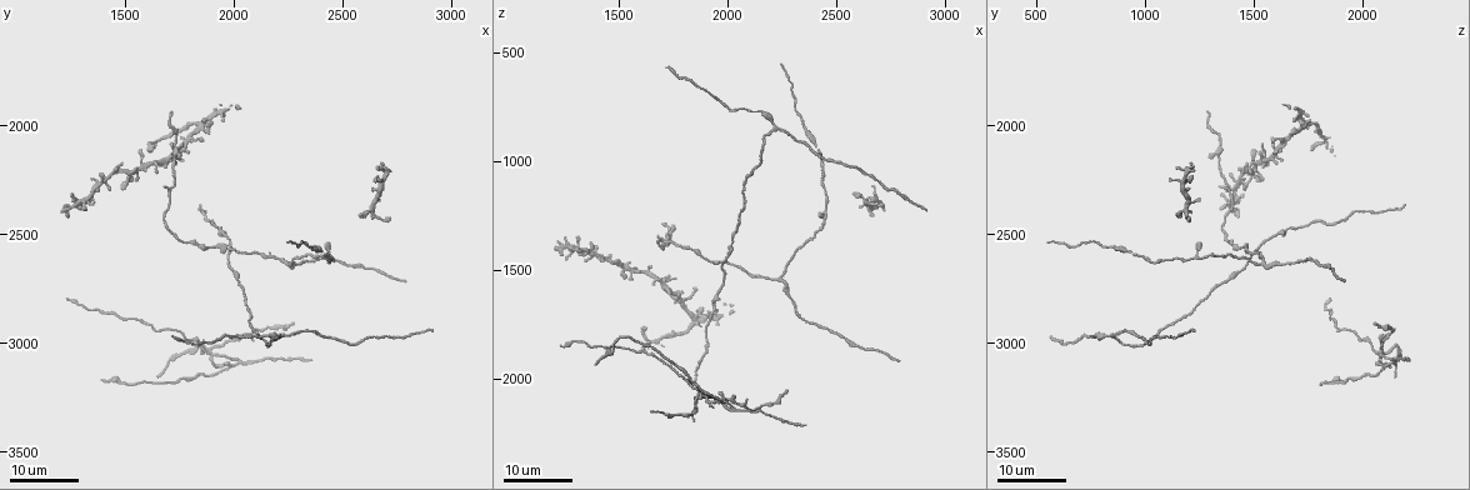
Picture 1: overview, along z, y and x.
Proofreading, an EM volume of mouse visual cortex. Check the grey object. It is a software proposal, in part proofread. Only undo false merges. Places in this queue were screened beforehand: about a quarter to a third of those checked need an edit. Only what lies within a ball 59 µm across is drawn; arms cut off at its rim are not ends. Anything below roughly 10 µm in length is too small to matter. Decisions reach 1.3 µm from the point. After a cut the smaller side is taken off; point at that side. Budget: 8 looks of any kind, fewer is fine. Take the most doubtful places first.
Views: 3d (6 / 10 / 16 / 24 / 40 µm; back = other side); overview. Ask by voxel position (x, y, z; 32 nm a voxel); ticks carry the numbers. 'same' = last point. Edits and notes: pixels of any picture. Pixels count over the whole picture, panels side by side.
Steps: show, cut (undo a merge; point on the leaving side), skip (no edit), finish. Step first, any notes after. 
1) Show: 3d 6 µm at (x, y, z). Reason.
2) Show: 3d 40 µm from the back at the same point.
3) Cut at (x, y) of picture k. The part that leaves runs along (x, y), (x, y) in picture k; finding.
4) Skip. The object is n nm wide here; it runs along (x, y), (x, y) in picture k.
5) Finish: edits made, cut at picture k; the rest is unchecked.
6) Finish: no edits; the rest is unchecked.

Show: 3d 16 µm at (1870, 3040, 2070). Four or more arms meet.

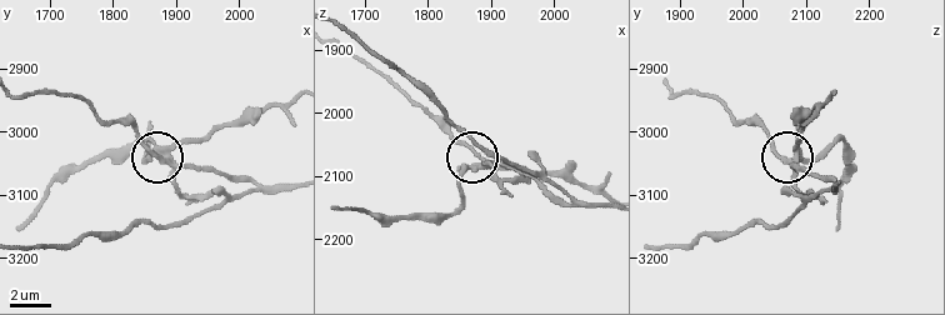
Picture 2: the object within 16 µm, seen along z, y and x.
Show: 3d 6 µm at (1880, 3040, 2070).

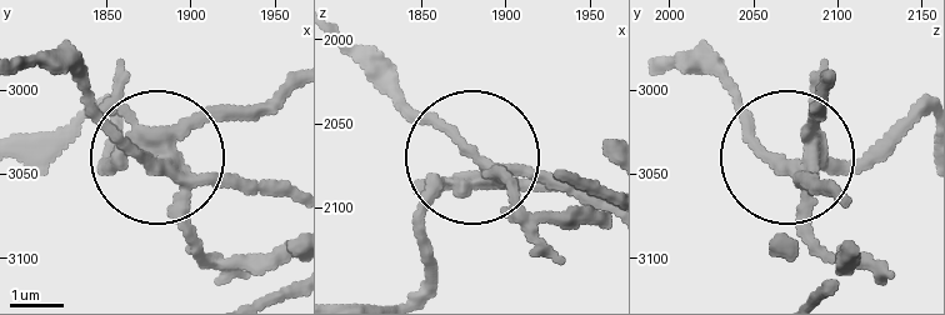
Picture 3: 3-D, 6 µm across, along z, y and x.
Cut at (509, 180) of picture 3. The object is 250 nm wide here; the part that leaves runs along (184, 166), (198, 130), (291, 94) in picture 3; a second neuron is stuck on.

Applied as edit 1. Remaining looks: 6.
Show: 3d 24 µm at (2220, 2970, 850). Branch point.

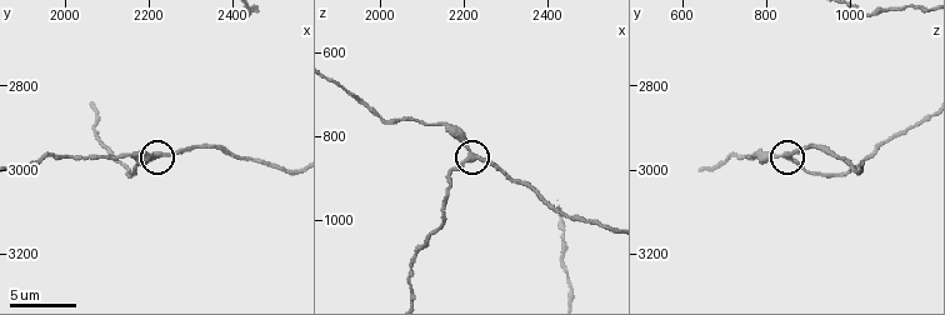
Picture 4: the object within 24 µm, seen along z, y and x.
Show: 3d 10 µm at (2210, 2965, 845).

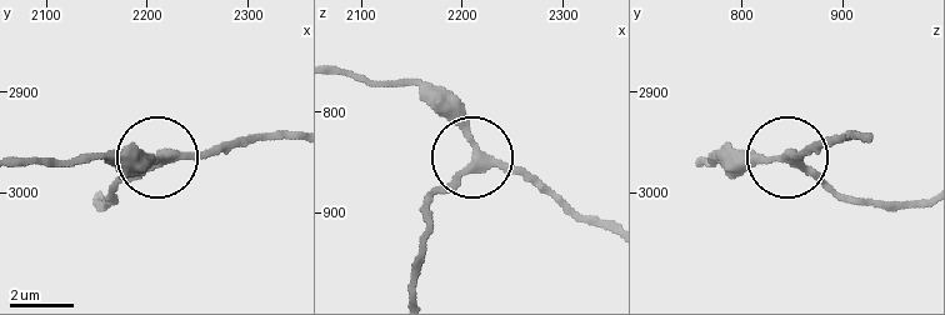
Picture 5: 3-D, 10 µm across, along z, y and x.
Skip. It runs along (921, 200), (849, 200), (784, 160), (723, 160) in picture 5; all the same neuron.

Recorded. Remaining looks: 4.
Show: 3d 24 µm at (2460, 2600, 1240).

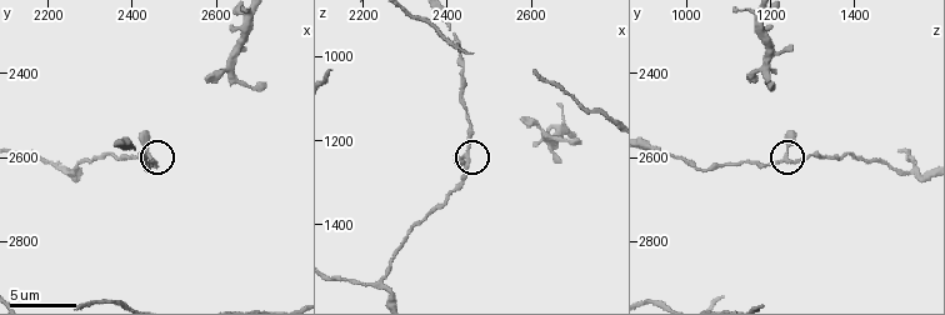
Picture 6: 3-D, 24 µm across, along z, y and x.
Show: 3d 6 µm at (2450, 2605, 1235).

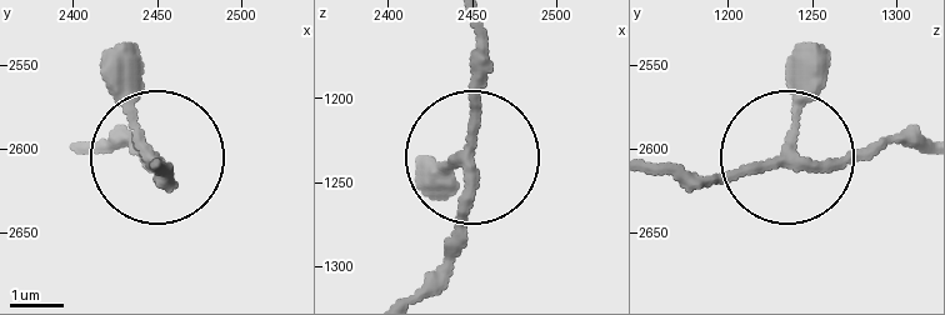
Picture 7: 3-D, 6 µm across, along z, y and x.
Skip. The object is 180 nm wide here; it runs along (920, 149), (879, 140), (825, 163), (790, 158), (799, 45) in picture 7; all the same neuron.

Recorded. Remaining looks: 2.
Show: 3d 24 µm at (1960, 2580, 1470). Two arms in line, one across.

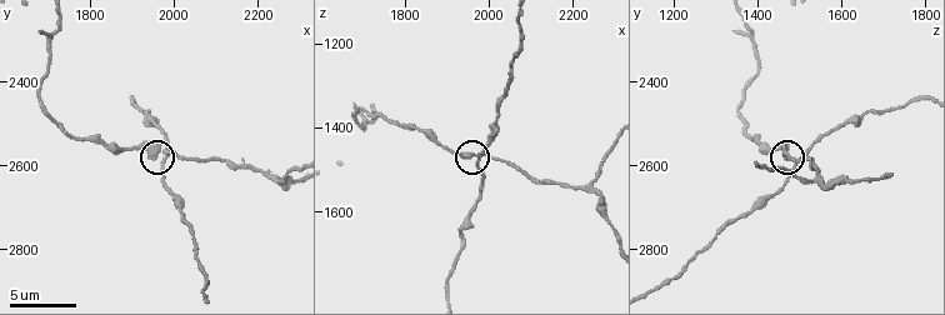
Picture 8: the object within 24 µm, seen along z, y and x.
Show: 3d 6 µm at (1955, 2575, 1460).

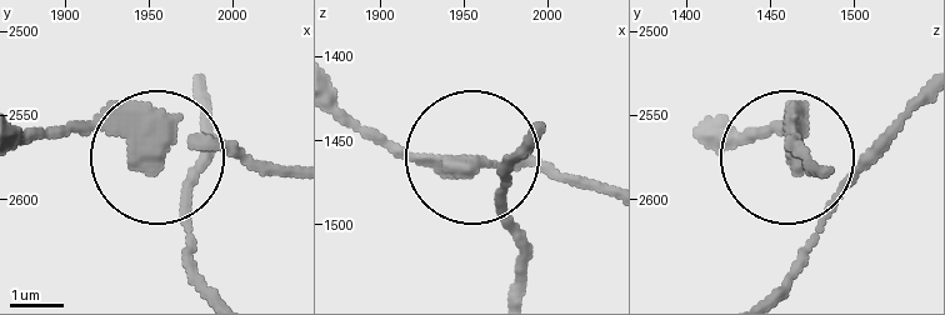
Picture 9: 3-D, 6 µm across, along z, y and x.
Skip. It runs along (286, 168), (205, 145), (139, 154), (98, 131), (35, 131) in picture 9; continuous, no second neuron.

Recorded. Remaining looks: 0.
Finish: edits made, cut at picture 3; the rest is unchecked.

